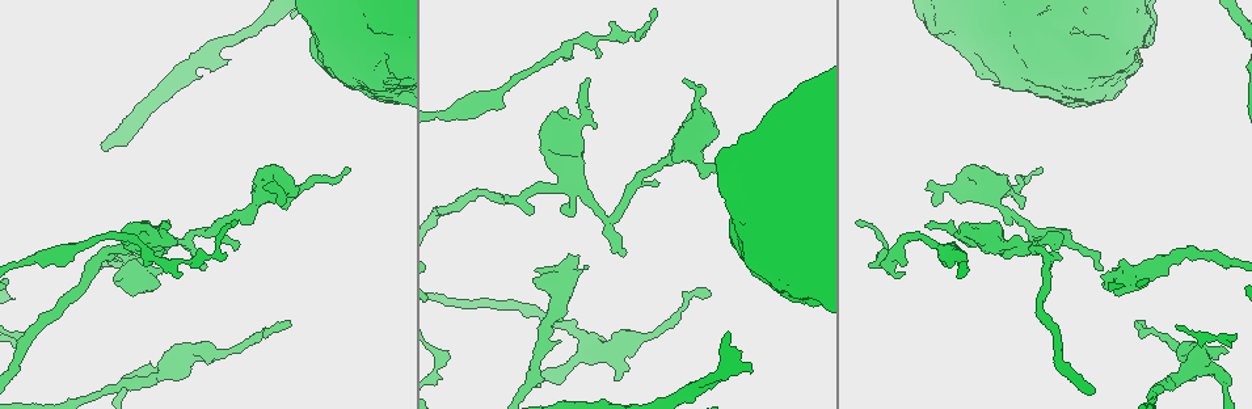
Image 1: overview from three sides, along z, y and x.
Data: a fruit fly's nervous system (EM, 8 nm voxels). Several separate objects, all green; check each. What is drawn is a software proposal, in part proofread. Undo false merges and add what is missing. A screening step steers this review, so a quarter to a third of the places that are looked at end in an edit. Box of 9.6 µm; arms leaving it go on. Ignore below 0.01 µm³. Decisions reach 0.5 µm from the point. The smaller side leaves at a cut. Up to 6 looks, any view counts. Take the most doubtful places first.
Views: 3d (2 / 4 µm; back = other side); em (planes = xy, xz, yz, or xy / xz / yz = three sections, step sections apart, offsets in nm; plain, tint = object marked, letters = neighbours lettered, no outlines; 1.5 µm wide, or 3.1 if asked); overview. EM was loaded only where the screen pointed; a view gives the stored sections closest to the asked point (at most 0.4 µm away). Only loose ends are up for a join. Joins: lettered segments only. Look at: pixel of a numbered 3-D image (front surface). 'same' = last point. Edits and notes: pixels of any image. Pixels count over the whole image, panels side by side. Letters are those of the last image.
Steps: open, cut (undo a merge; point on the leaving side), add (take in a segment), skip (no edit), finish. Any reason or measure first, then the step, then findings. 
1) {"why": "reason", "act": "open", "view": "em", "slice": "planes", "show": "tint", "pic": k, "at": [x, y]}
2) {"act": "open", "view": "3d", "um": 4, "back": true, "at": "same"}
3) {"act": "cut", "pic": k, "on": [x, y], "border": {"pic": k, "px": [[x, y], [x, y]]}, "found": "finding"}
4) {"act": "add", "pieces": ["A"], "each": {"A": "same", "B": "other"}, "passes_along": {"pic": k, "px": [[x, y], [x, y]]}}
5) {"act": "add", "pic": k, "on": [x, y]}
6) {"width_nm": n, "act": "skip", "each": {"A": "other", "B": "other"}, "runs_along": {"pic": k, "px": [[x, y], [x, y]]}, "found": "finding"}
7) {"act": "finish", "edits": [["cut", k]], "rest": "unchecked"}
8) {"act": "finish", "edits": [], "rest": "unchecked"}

{"act": "open", "view": "em", "slice": "xy", "step": 4, "show": "letters", "pic": 1, "at": [168, 226]}

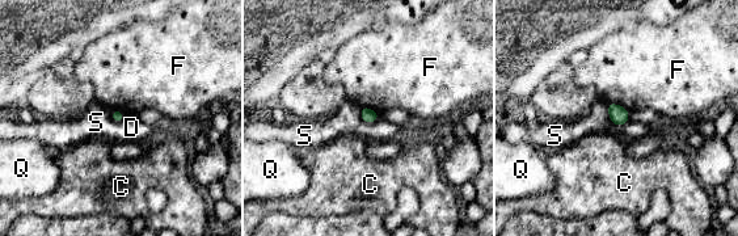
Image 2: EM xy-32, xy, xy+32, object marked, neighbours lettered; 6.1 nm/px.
{"act": "skip", "each": {"C": "other", "D": "other", "F": "other", "Q": "other", "S": "other"}, "border": {"pic": 2, "px": [[607, 102], [615, 102], [629, 110]]}, "found": "none of them fits"}

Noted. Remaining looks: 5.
{"why": "branch stops here", "act": "open", "view": "em", "slice": "planes", "show": "letters", "pic": 1, "at": [701, 173]}

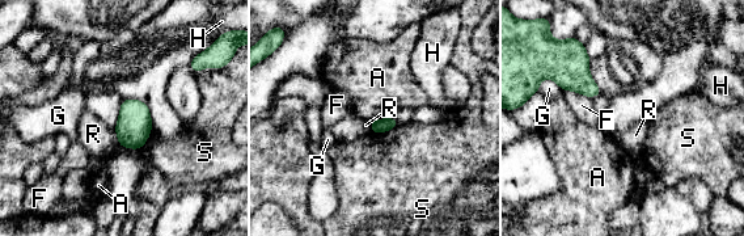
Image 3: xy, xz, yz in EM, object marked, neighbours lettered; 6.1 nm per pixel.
{"longest_contact_nm": ["F", 180], "act": "skip", "each": {"A": "other", "F": "other", "G": "other", "H": "other", "R": "other", "S": "other"}, "found": "none of them fits"}

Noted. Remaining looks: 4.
{"why": "an open end", "act": "open", "view": "3d", "um": 4, "back": true, "pic": 1, "at": [614, 378]}

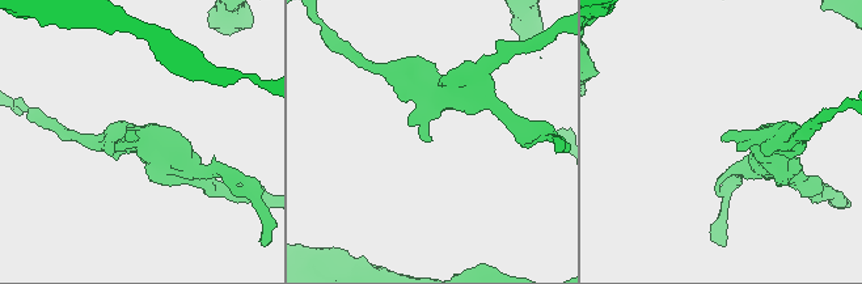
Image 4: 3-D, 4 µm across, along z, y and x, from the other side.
{"act": "open", "view": "em", "slice": "planes", "show": "letters", "pic": 4, "at": [722, 139]}

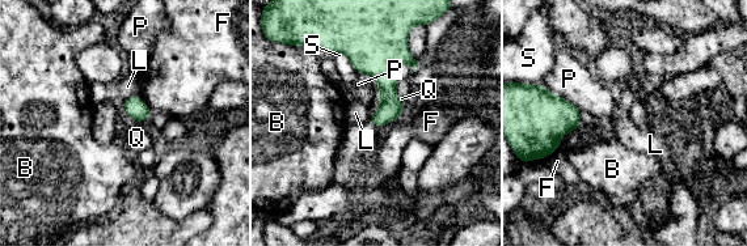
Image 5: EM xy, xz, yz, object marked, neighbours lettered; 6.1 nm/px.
{"act": "skip", "each": {"B": "other", "F": "other", "L": "other", "P": "other", "Q": "other", "S": "other"}, "border": {"pic": 5, "px": [[139, 94], [139, 98], [152, 111]]}, "found": "no lettered segment goes on from it"}

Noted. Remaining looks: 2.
{"act": "finish", "edits": [], "rest": "unchecked"}

